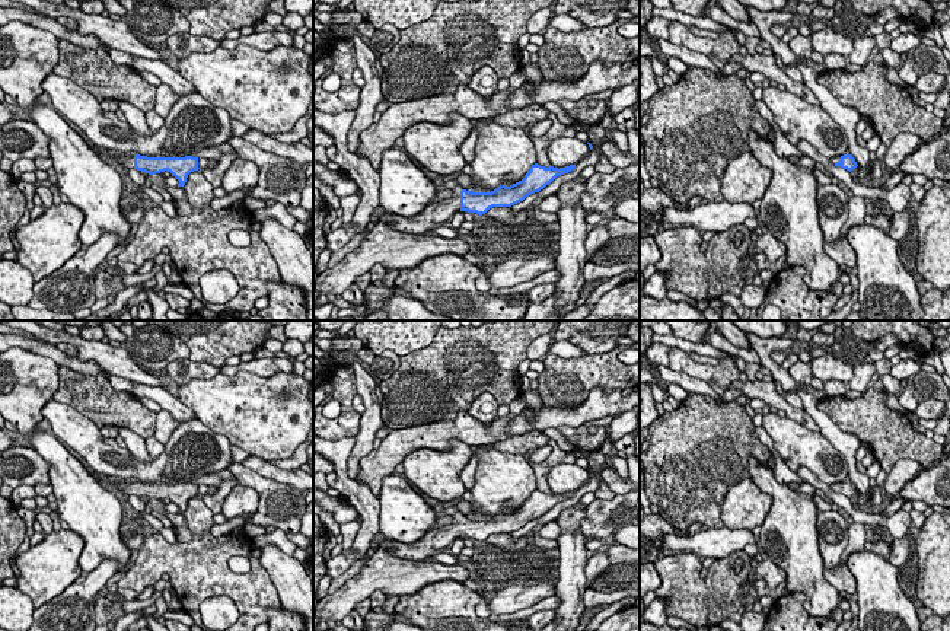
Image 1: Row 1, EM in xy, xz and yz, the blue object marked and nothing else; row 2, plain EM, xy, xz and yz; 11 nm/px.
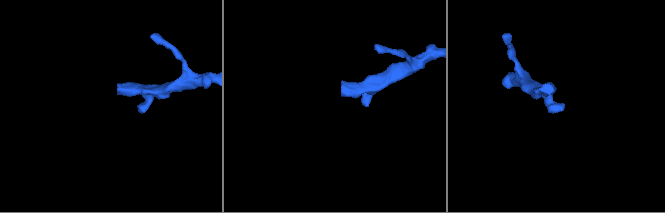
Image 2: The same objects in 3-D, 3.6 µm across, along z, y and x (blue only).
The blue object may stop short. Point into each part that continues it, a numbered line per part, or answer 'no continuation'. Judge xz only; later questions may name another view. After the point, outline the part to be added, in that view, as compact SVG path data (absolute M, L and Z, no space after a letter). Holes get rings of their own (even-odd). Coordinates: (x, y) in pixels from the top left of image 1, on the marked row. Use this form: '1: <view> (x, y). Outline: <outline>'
1: xz (434, 213). Outline: M460 185L455 187L456 191L450 198L443 201L430 203L421 213L405 217L392 214L392 224L386 224L389 229L404 232L409 235L427 235L439 223L452 219L456 211L460 211Z

